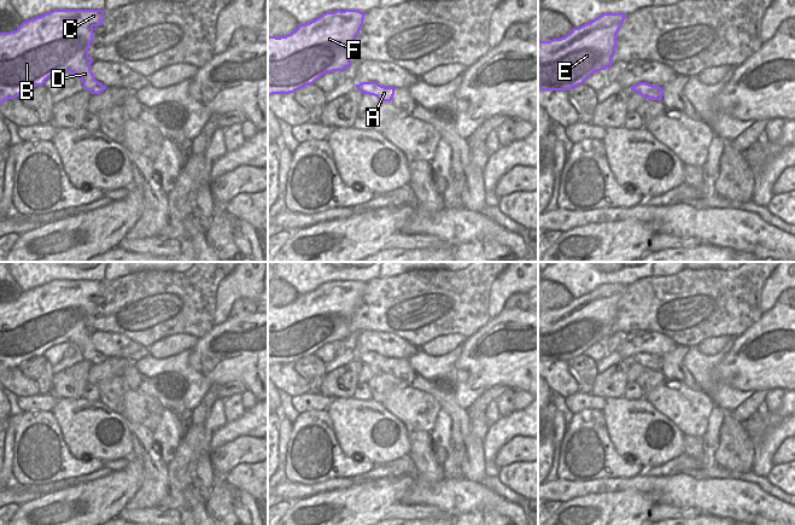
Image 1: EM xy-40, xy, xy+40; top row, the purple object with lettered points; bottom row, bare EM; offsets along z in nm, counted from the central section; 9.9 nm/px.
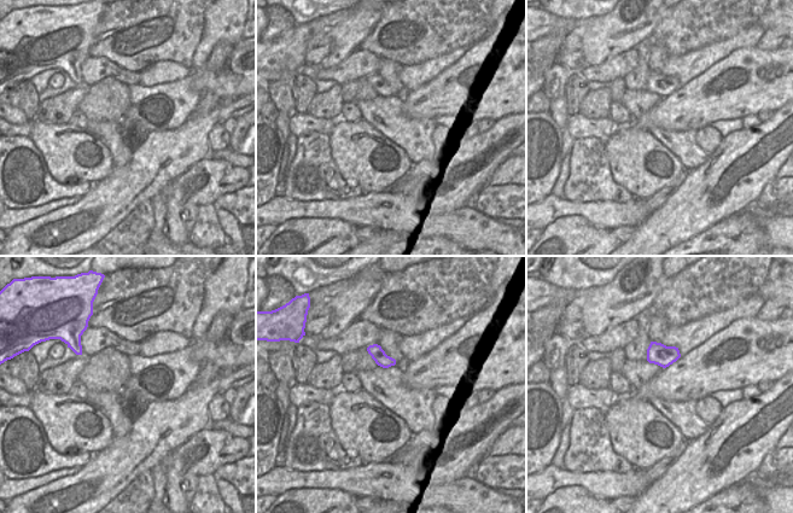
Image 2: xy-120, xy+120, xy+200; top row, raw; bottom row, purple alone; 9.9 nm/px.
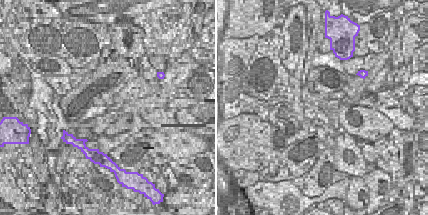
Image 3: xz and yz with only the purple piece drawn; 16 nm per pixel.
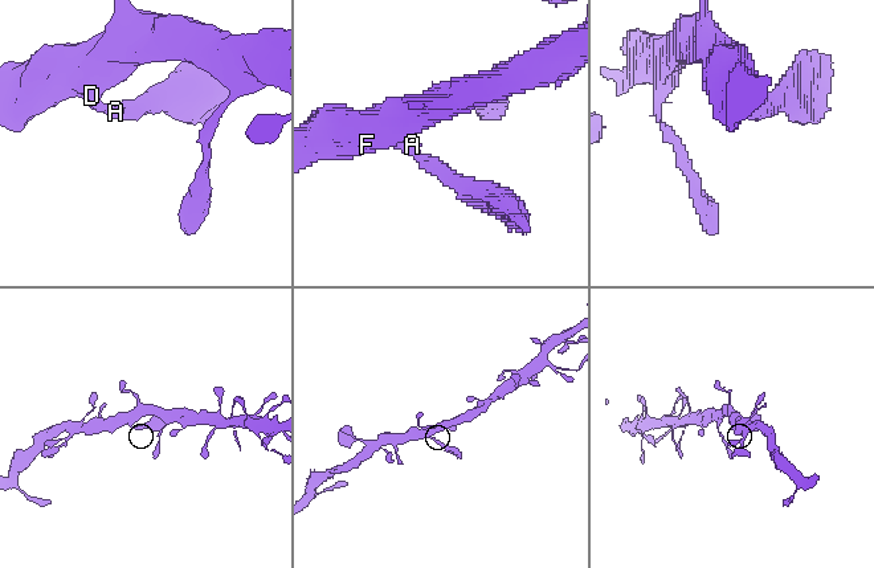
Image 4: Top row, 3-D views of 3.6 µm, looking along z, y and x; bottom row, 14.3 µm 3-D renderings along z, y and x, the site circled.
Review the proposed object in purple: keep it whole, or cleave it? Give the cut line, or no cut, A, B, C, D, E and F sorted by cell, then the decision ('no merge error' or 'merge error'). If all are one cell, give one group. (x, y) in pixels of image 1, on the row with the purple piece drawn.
cut none; groups A B C D E F; no merge error

